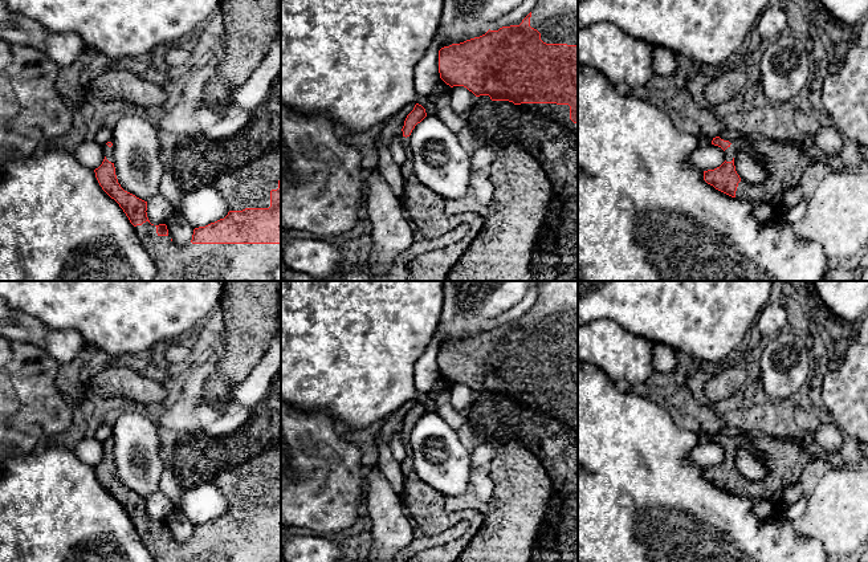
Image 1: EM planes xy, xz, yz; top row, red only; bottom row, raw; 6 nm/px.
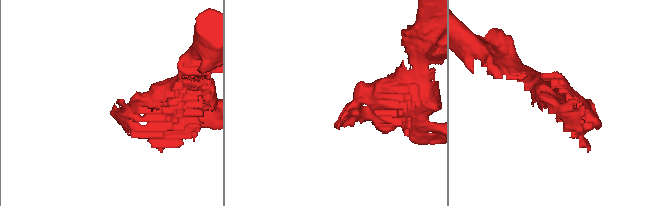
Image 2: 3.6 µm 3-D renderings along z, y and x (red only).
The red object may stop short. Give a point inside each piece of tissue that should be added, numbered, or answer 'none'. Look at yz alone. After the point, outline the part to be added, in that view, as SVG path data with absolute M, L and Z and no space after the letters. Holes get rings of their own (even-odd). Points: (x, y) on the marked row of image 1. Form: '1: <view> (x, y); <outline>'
1: yz (786, 161); M758 133L743 134L741 140L729 140L732 144L724 151L725 160L732 162L739 150L749 150L751 143L767 158L769 176L763 184L741 180L735 199L747 201L754 216L763 224L777 219L783 207L785 194L796 186L803 172L814 162L808 154L808 143L798 140L774 140Z

